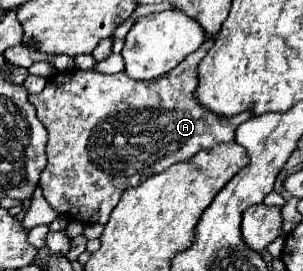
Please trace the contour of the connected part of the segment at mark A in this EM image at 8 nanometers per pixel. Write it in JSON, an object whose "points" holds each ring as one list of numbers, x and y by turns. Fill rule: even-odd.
{"points":[[207,34,207,36,205,36,205,42,203,42,203,46,201,46,199,50,195,50,193,54,189,54,179,66,175,66,175,70,171,70,171,72,167,72,167,74,155,78,153,82,131,80,125,72,119,72,119,74,101,74,101,72,95,72,95,70,85,72,85,70,77,70,77,68,75,68,75,70,67,70,67,72,59,72,59,74,55,74,55,76,51,76,51,78,47,80,47,86,43,88,41,94,29,94,29,102,37,108,37,118,45,124,45,128,47,128,47,132,49,132,49,142,47,142,47,158,49,158,49,162,47,162,45,170,41,172,39,184,41,184,41,188,43,188,45,200,51,204,51,208,53,208,55,212,59,212,59,214,63,214,63,216,77,216,77,214,81,212,81,222,83,222,83,224,93,224,93,222,105,224,105,222,109,220,113,208,117,206,121,194,123,194,127,188,139,186,139,184,141,184,143,180,147,180,149,176,163,172,165,168,169,168,169,166,175,164,175,162,189,160,191,156,195,156,195,154,197,154,199,150,203,150,203,148,213,148,213,146,217,146,217,144,221,144,221,142,233,142,233,138,235,138,235,128,237,128,239,124,243,124,245,120,249,120,253,114,251,114,251,112,243,112,243,114,237,114,237,116,231,116,231,118,223,118,223,116,219,116,219,114,209,112,207,108,203,108,203,106,195,100,195,90,197,90,197,84,199,84,199,82,197,82,197,80,199,80,199,78,197,78,197,66,199,66,199,62,201,62,201,58,207,54,207,50,213,46,213,42,215,42,215,36]]}

